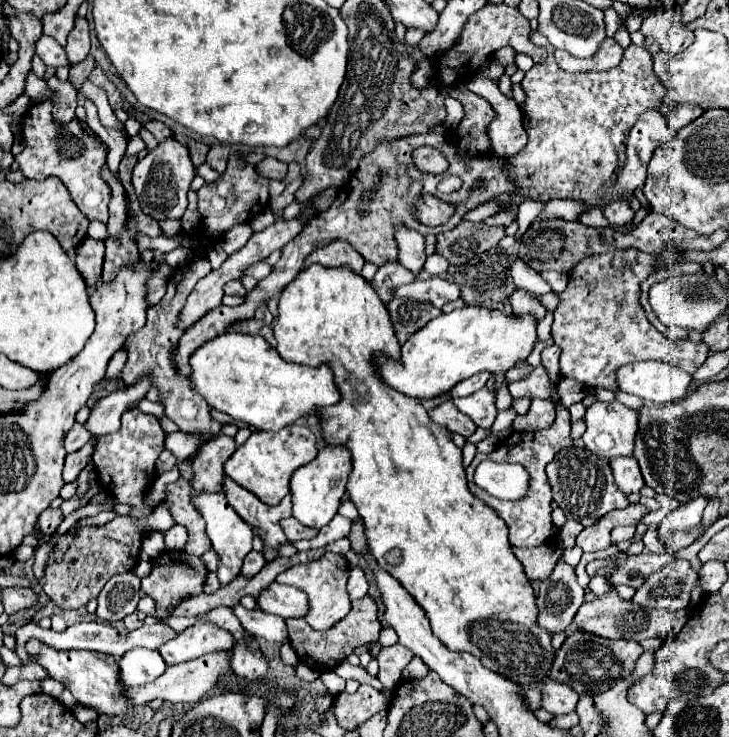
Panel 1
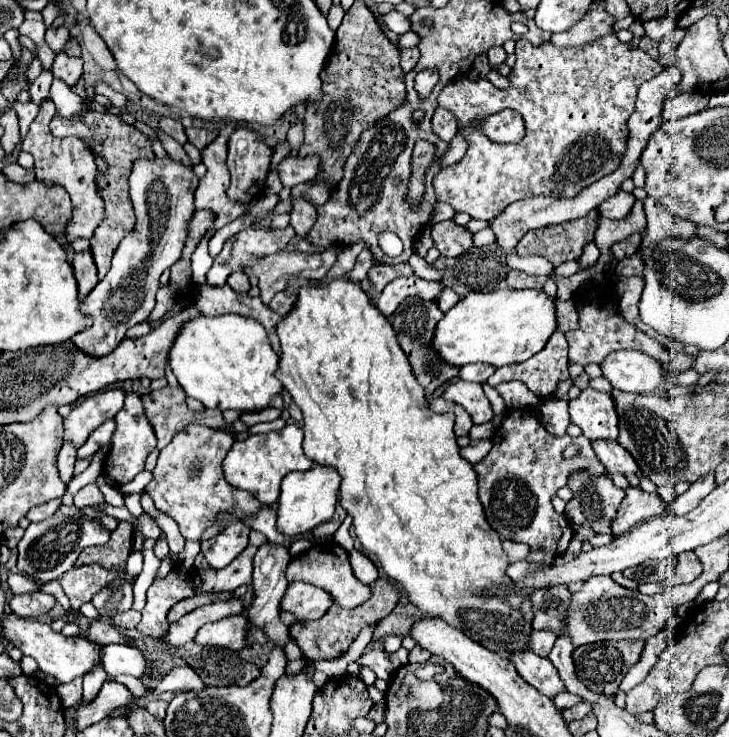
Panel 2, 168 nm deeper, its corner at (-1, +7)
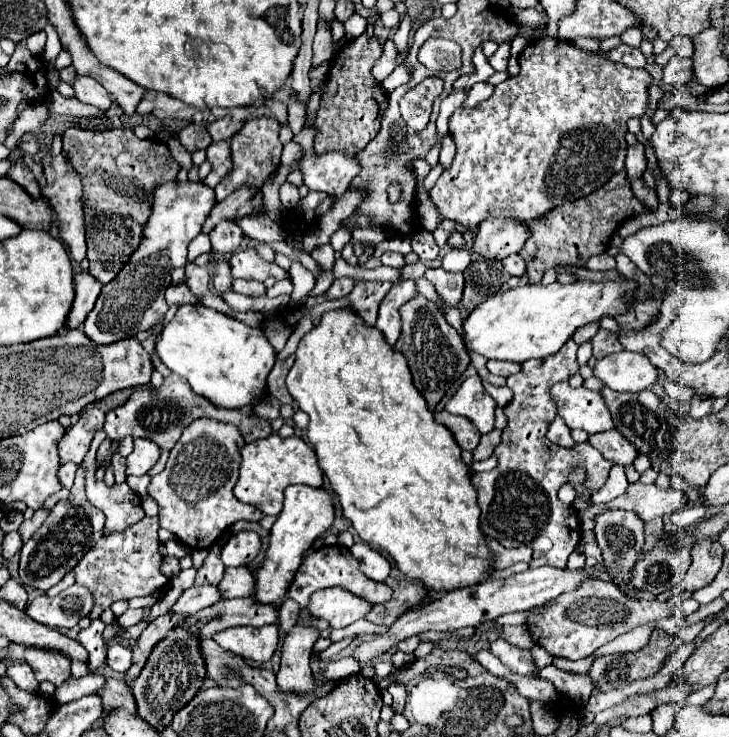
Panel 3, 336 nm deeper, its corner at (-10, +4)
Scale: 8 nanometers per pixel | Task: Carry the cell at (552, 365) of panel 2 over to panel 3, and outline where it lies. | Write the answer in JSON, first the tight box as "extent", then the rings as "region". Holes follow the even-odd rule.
{"extent":[472,339,612,569],"region":[[[568,339],[558,353],[546,359],[530,359],[522,363],[518,375],[508,377],[508,387],[514,391],[514,399],[504,407],[508,425],[502,431],[500,445],[494,449],[498,465],[488,473],[474,473],[472,477],[472,483],[478,489],[478,505],[482,509],[480,529],[484,535],[498,539],[504,547],[528,545],[534,551],[530,567],[552,565],[564,569],[568,555],[580,541],[580,525],[576,519],[574,525],[570,525],[572,509],[556,495],[566,483],[566,475],[577,467],[584,467],[585,487],[593,494],[606,483],[612,469],[612,463],[602,459],[602,453],[590,447],[588,441],[566,449],[546,439],[548,425],[556,417],[556,403],[550,395],[550,387],[568,381],[570,375],[578,373],[576,351],[578,345],[574,339]]]}

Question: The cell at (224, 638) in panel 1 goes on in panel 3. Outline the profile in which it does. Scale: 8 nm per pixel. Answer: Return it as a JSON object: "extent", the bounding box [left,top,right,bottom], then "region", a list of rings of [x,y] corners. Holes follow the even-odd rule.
{"extent":[212,625,278,661],"region":[[[278,625],[266,627],[230,627],[212,637],[222,649],[250,661],[270,661],[278,645]]]}

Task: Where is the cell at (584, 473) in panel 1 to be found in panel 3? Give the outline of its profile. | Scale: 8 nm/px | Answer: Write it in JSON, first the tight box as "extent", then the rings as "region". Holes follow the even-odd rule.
{"extent":[594,509,644,581],"region":[[[606,509],[594,517],[594,533],[610,575],[628,581],[644,547],[644,523],[632,511]]]}

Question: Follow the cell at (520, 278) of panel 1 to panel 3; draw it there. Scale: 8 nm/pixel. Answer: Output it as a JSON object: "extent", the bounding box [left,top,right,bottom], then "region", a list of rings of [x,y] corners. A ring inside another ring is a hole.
{"extent":[586,253,616,271],"region":[[[602,253],[602,255],[596,255],[596,257],[590,257],[588,263],[586,263],[588,269],[594,269],[594,271],[606,271],[606,269],[614,269],[616,267],[616,261],[614,257]]]}

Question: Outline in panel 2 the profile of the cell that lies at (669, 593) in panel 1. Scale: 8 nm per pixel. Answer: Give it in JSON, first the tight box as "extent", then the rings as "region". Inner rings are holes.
{"extent":[677,552,703,582],"region":[[[683,552],[683,554],[679,556],[677,574],[679,574],[679,570],[685,570],[685,582],[693,582],[693,580],[703,572],[701,562],[699,562],[699,558],[695,556],[695,552]]]}

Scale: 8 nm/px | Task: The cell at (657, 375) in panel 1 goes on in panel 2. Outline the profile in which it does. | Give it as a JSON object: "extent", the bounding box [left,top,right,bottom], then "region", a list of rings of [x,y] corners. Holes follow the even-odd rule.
{"extent":[599,350,665,392],"region":[[[615,350],[599,364],[603,376],[613,388],[623,392],[653,392],[665,378],[665,368],[639,350]]]}

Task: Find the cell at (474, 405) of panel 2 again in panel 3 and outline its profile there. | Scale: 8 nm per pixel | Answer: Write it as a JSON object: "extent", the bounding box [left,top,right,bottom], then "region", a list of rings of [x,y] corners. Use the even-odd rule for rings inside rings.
{"extent":[444,375,494,433],"region":[[[478,375],[468,377],[460,389],[450,397],[444,407],[454,415],[468,417],[480,433],[488,433],[494,429],[494,399],[484,391],[484,385]]]}

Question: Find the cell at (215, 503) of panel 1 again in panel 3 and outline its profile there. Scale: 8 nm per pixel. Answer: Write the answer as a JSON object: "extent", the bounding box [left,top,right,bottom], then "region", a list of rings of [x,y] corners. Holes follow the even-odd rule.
{"extent":[220,531,260,567],"region":[[[240,531],[230,537],[230,541],[222,547],[220,559],[224,567],[242,567],[252,563],[252,559],[260,553],[260,537],[256,531]]]}

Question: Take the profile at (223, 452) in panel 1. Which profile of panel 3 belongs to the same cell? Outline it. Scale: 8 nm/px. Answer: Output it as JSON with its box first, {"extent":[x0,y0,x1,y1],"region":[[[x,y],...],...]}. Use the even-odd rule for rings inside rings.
{"extent":[148,419,262,549],"region":[[[196,419],[190,423],[170,451],[166,469],[154,475],[148,487],[150,497],[156,499],[160,507],[160,527],[172,531],[190,549],[208,549],[224,529],[232,527],[236,521],[260,521],[262,511],[250,503],[238,501],[232,493],[238,479],[240,449],[244,445],[234,425],[214,419]]]}

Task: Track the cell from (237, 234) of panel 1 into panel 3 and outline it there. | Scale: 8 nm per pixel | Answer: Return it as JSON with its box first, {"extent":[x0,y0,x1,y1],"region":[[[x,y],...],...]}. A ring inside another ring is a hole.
{"extent":[280,183,300,209],"region":[[[284,183],[280,187],[280,201],[282,205],[288,209],[288,207],[294,207],[298,201],[300,201],[300,195],[298,195],[298,187],[294,187],[292,183]]]}

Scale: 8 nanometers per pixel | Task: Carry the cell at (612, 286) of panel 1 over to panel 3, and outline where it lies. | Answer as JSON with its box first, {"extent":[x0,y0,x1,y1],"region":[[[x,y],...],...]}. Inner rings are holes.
{"extent":[590,329,624,359],"region":[[[598,329],[596,337],[590,341],[592,347],[594,347],[594,357],[596,359],[604,359],[606,355],[610,353],[618,353],[618,351],[624,351],[622,343],[618,343],[618,335],[606,331],[606,329]]]}

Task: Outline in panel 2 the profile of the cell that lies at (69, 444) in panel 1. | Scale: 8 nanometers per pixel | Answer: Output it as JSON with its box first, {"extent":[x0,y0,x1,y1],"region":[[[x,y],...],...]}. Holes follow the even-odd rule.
{"extent":[57,444,77,484],"region":[[[63,444],[63,448],[59,450],[59,458],[57,458],[57,468],[59,468],[59,476],[65,484],[71,482],[73,478],[73,466],[77,460],[77,450],[73,448],[73,444]]]}

